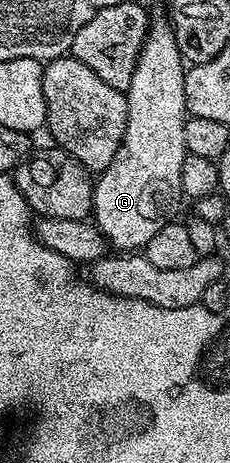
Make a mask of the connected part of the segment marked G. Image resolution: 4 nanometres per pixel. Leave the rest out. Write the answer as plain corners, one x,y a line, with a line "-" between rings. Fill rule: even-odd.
167,17
153,21
147,27
144,42
140,45
140,55
134,68
134,76
130,80
130,88
126,91
128,115
126,116
126,132
122,136
122,144
118,152
114,152
114,160
105,170
99,171
92,192
92,214
96,227
104,233
109,247
117,246
120,252
139,251
164,225
173,221
176,209
182,203
180,181
182,180
182,160
185,156
184,124
190,115
186,104
186,88
184,76
186,63
180,55
178,40
172,31
172,24

